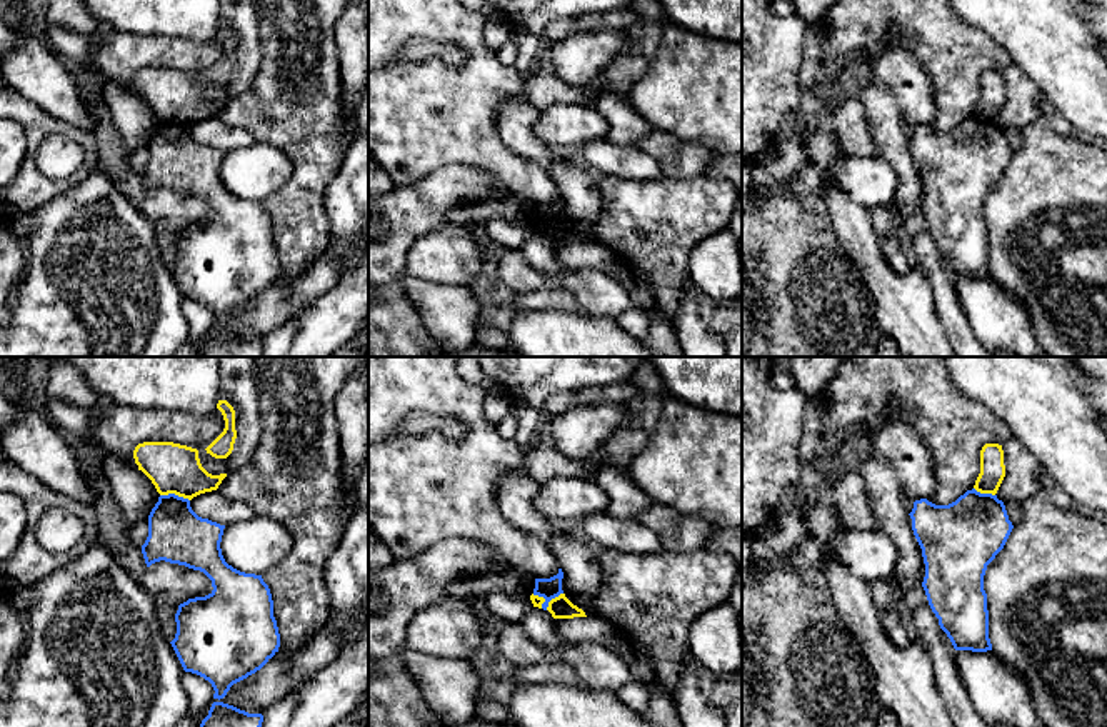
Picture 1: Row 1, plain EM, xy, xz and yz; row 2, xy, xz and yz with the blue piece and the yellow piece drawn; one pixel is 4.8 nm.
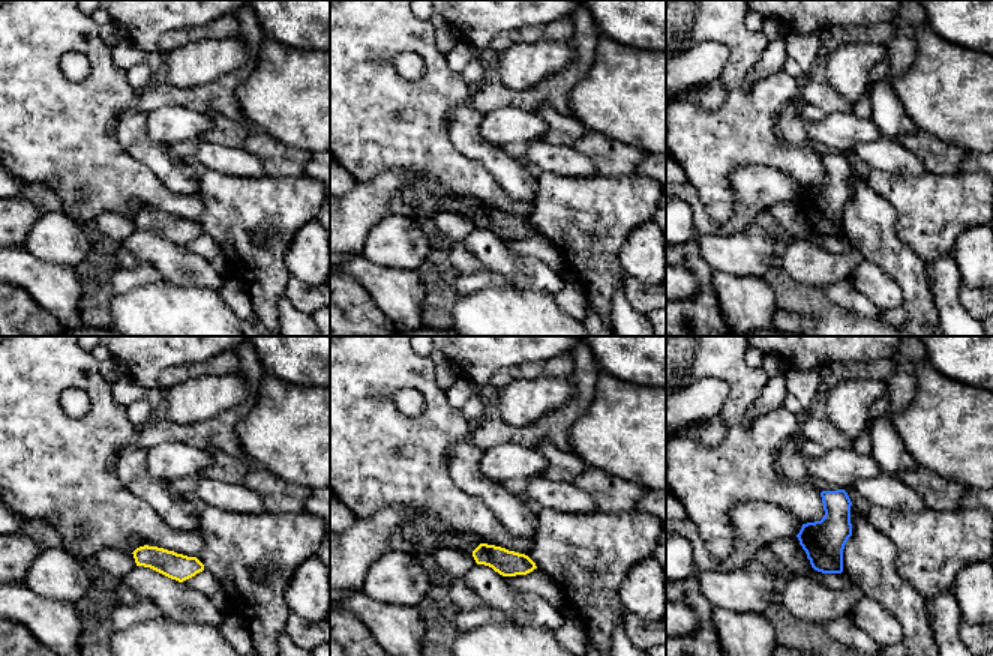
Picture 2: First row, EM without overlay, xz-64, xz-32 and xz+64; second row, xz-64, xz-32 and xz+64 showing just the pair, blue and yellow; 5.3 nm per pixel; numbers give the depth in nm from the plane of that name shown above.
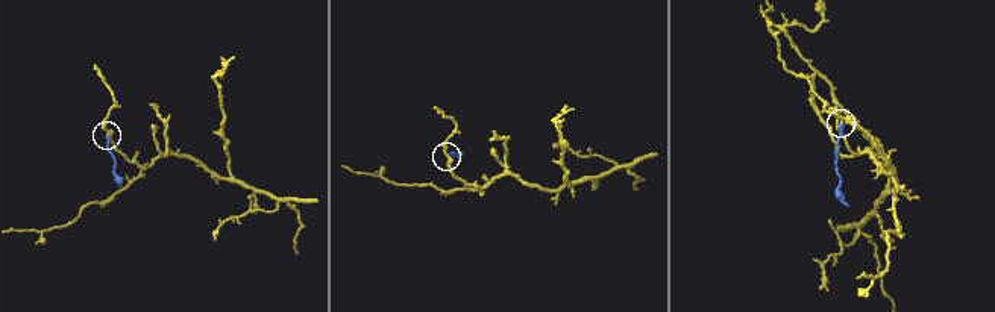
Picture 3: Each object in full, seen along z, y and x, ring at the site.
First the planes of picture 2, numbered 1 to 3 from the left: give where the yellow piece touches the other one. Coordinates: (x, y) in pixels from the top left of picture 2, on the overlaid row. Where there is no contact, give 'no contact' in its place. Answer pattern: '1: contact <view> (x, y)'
1: no contact
2: no contact
3: no contact

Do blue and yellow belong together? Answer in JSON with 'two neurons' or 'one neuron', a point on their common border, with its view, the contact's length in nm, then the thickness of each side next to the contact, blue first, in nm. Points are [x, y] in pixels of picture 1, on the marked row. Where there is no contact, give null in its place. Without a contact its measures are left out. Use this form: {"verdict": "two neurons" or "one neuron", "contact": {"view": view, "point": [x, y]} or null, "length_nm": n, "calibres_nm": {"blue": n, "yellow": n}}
{"verdict": "two neurons", "contact": {"view": "xy", "point": [174, 494]}, "length_nm": 150, "calibres_nm": {"blue": 280, "yellow": 240}}

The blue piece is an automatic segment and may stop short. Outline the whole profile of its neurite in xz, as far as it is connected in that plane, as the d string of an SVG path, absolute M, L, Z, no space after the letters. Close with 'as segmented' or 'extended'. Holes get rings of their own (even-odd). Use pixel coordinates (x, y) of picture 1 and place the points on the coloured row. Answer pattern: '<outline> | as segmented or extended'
M559 569L559 574L550 577L550 579L535 579L533 595L538 595L538 597L545 599L545 602L542 604L543 610L547 610L548 602L552 599L555 599L560 594L564 594L564 590L562 590L562 579L564 579L562 569Z | as segmented

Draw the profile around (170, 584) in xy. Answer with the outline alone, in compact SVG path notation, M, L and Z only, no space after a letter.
M165 560L147 567L140 585L153 597L160 627L168 642L175 639L175 614L188 599L212 594L212 580L200 570Z

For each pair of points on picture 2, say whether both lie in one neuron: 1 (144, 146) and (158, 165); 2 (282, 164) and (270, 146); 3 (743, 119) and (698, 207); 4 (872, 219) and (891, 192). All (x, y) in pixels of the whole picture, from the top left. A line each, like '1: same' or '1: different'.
1: same
2: same
3: different
4: different

